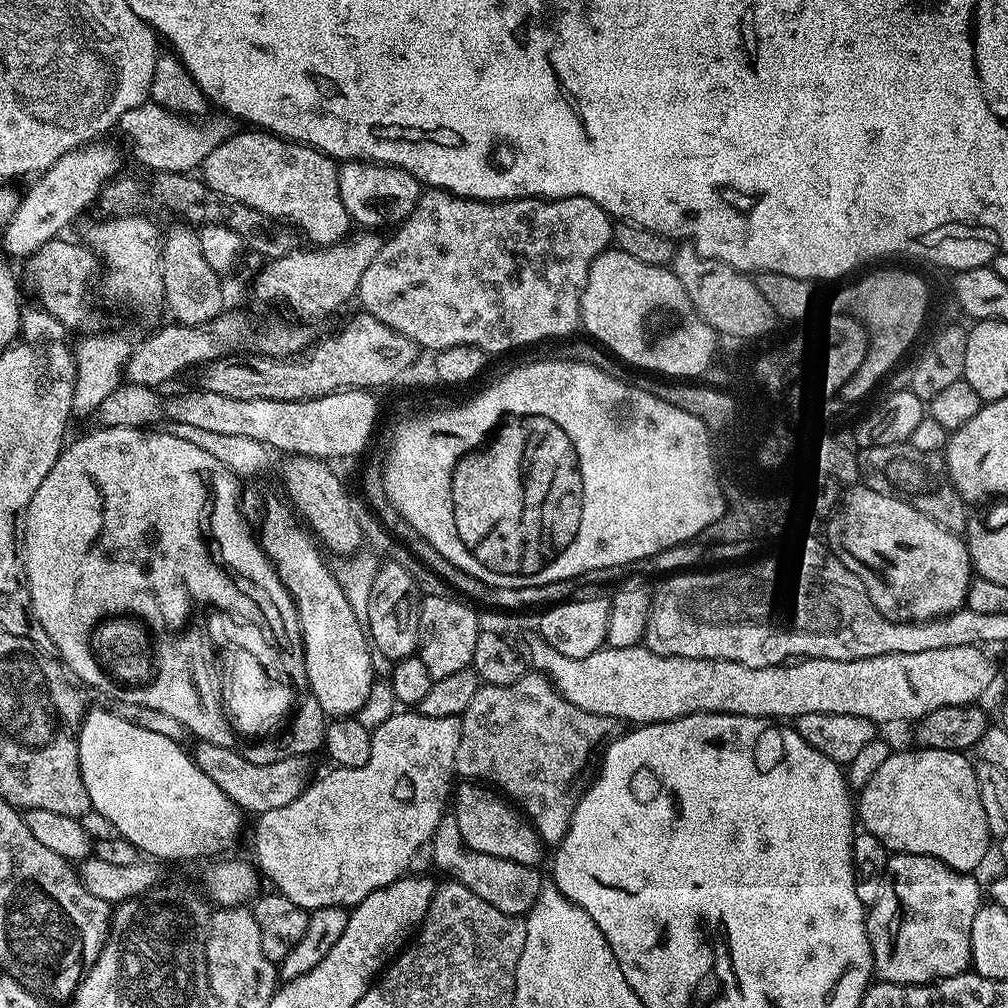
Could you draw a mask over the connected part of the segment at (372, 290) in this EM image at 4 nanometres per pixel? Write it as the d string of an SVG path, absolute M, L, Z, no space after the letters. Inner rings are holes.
M428 190L416 201L416 210L395 229L389 240L380 245L380 253L366 266L360 276L358 289L359 307L369 312L378 322L390 326L402 334L417 349L432 348L439 350L448 347L480 348L485 354L491 352L508 352L511 348L524 348L527 344L536 344L539 340L555 341L557 338L568 338L578 328L578 293L582 287L581 277L587 273L592 260L599 252L605 251L613 243L614 224L607 212L603 212L594 202L581 196L571 196L561 200L469 200L462 196L452 196L449 192Z

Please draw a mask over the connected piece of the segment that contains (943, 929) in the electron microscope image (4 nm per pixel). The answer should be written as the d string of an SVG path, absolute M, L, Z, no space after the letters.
M897 852L889 855L878 900L866 912L868 941L872 947L875 975L886 984L930 984L969 971L972 963L970 926L982 906L982 884L975 875L956 872L941 860L918 854Z

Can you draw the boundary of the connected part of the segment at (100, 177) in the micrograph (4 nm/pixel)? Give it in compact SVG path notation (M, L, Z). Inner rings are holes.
M99 144L81 146L73 152L62 154L52 168L47 168L31 181L32 189L20 197L20 205L2 228L4 234L3 251L9 257L27 258L46 242L57 239L60 232L84 207L99 197L100 189L109 183L119 172L120 164L114 155L109 154Z

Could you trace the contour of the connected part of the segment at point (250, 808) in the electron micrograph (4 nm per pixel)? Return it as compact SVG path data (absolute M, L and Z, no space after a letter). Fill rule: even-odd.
M196 740L194 746L196 749L191 749L190 755L202 770L202 774L206 774L206 778L210 778L210 782L214 782L214 786L218 786L218 790L222 790L222 794L226 794L226 798L235 802L236 807L244 814L248 814L248 812L259 814L266 810L278 810L278 806L290 806L290 802L294 802L294 798L298 798L304 793L306 783L310 778L310 775L308 776L310 760L306 756L291 756L282 758L282 762L266 762L266 766L258 766L258 762L250 762L245 758L243 751L236 748L214 746L214 742L205 740Z

